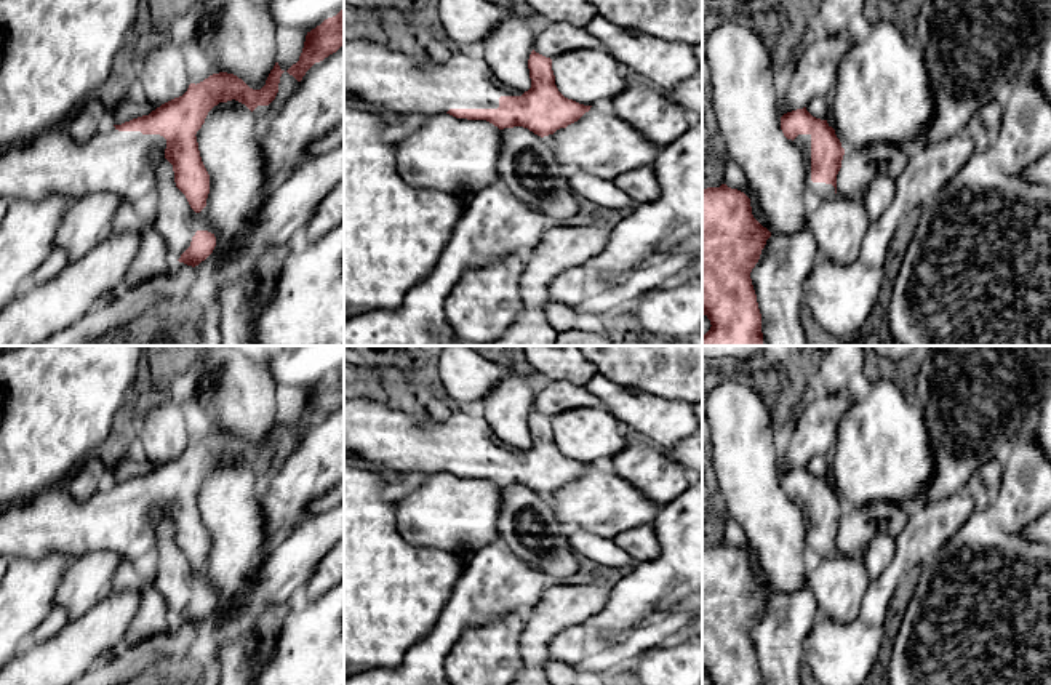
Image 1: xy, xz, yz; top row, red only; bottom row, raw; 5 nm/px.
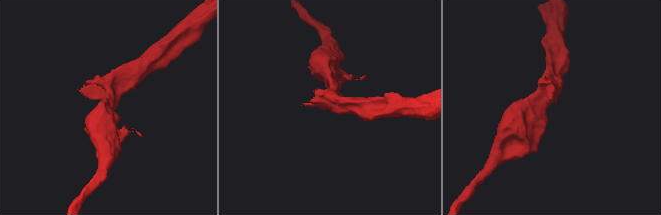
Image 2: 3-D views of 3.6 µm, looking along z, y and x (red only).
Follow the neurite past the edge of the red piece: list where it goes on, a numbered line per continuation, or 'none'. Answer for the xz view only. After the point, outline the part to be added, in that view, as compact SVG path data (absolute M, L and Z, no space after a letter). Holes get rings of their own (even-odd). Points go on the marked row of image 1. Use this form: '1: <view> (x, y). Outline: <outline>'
1: xz (383, 76). Outline: M344 40L344 93L395 118L450 109L498 109L501 96L522 96L502 83L483 56L456 50L446 62L418 62L392 45Z

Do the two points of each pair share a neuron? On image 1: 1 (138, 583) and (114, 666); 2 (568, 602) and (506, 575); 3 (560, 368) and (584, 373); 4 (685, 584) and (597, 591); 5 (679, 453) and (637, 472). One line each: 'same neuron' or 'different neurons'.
1: different neurons
2: different neurons
3: same neuron
4: different neurons
5: different neurons

